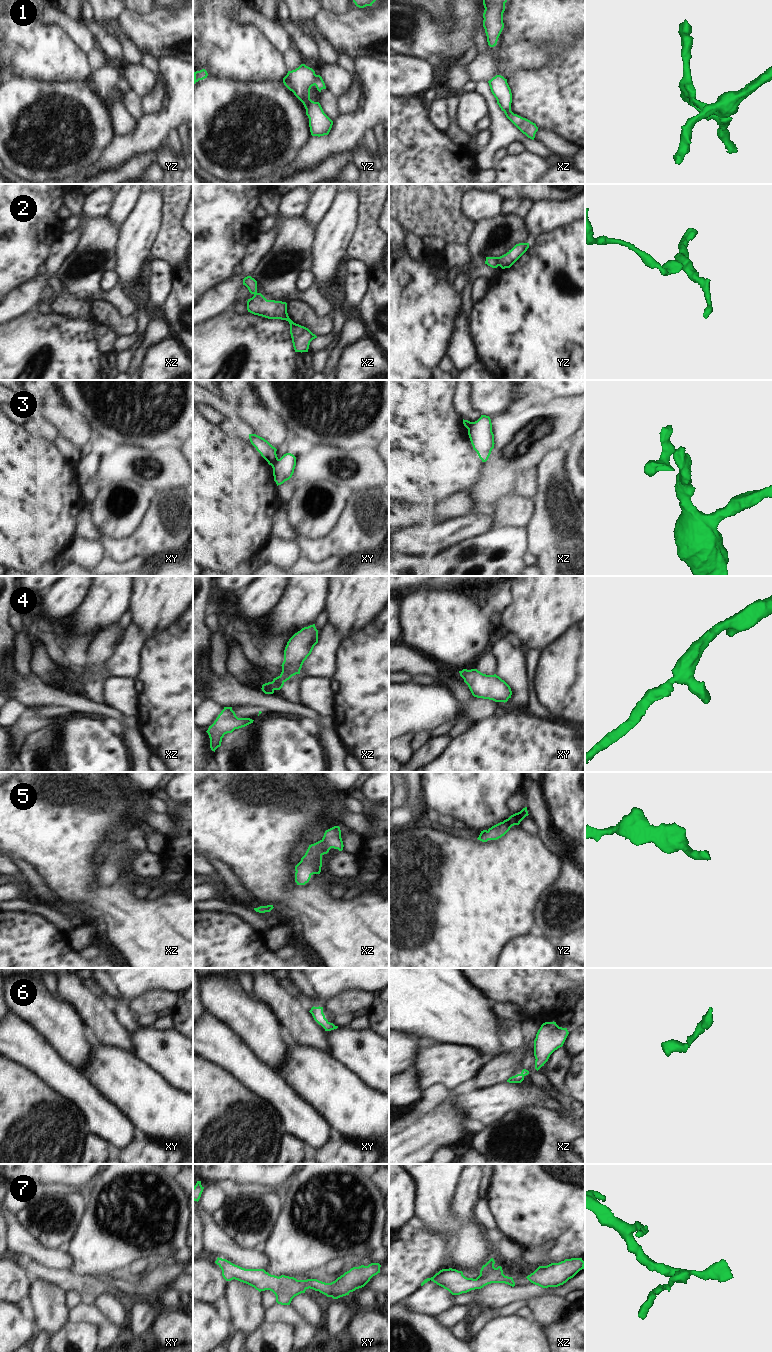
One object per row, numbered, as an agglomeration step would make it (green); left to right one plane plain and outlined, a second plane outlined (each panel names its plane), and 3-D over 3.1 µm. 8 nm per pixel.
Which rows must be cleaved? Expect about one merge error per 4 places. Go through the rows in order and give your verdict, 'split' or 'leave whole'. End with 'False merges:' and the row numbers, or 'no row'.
1: split
2: split
3: split
4: leave whole
5: leave whole
6: leave whole
7: leave whole
False merges: 1, 2, 3

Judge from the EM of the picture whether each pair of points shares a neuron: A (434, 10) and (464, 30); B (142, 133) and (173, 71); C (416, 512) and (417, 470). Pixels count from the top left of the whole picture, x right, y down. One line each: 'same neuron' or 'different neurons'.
A: different neurons
B: same neuron
C: different neurons

